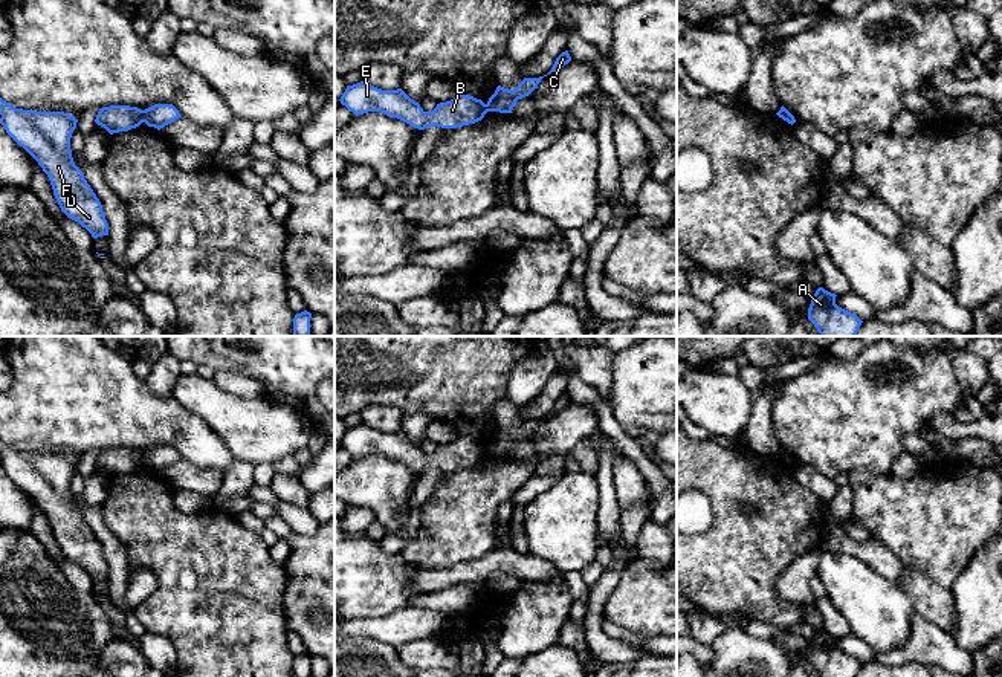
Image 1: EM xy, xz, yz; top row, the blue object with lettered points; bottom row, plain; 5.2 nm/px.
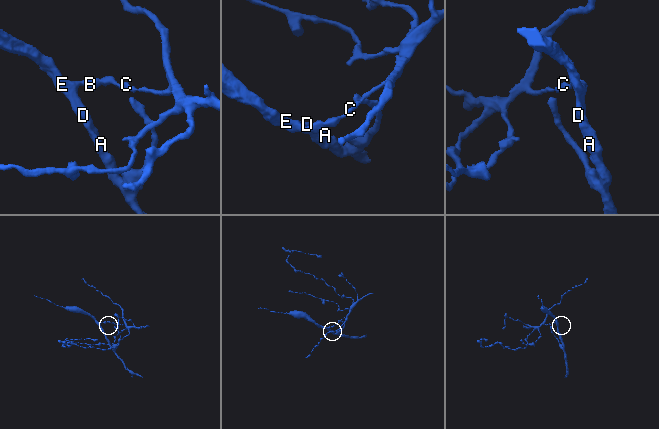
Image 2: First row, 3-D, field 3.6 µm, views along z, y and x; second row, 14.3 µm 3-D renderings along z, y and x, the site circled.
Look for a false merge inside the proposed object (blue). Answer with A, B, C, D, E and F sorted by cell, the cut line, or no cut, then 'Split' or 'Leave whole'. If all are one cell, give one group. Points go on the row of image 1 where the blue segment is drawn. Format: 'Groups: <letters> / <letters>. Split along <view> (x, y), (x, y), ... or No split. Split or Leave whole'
Groups: A B D E F / C. Split along xy (142, 110), (144, 121). Split

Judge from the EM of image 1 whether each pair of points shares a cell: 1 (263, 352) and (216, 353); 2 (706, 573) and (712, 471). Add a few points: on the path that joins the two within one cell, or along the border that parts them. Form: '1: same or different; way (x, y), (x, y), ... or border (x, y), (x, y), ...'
1: same; way (251, 353), (228, 353)
2: same; way (724, 547), (724, 497)

